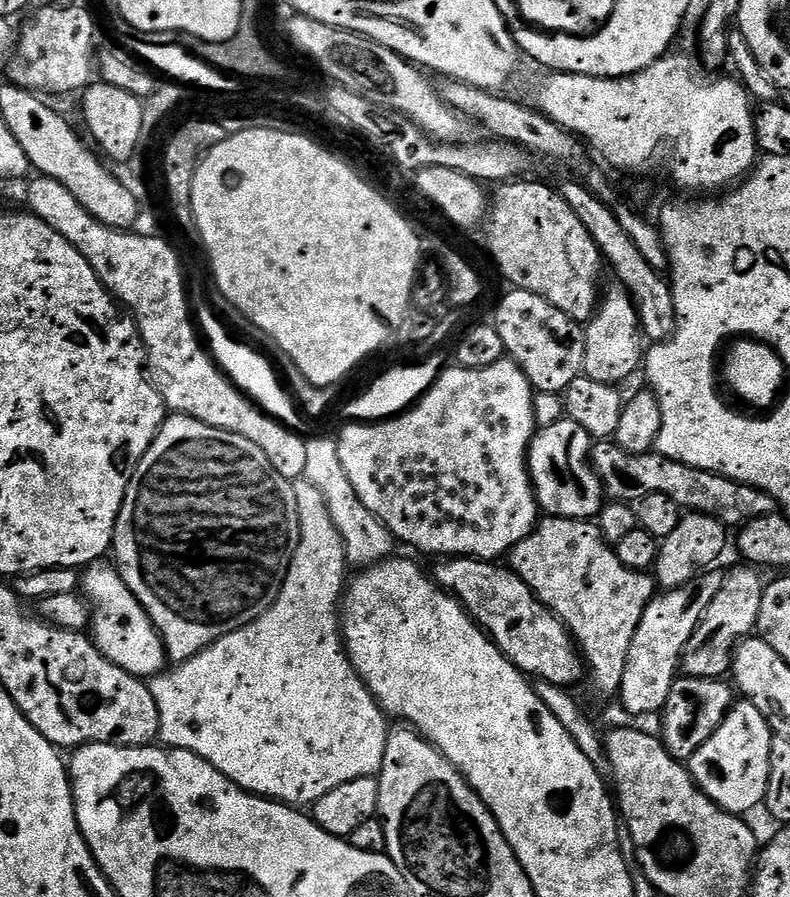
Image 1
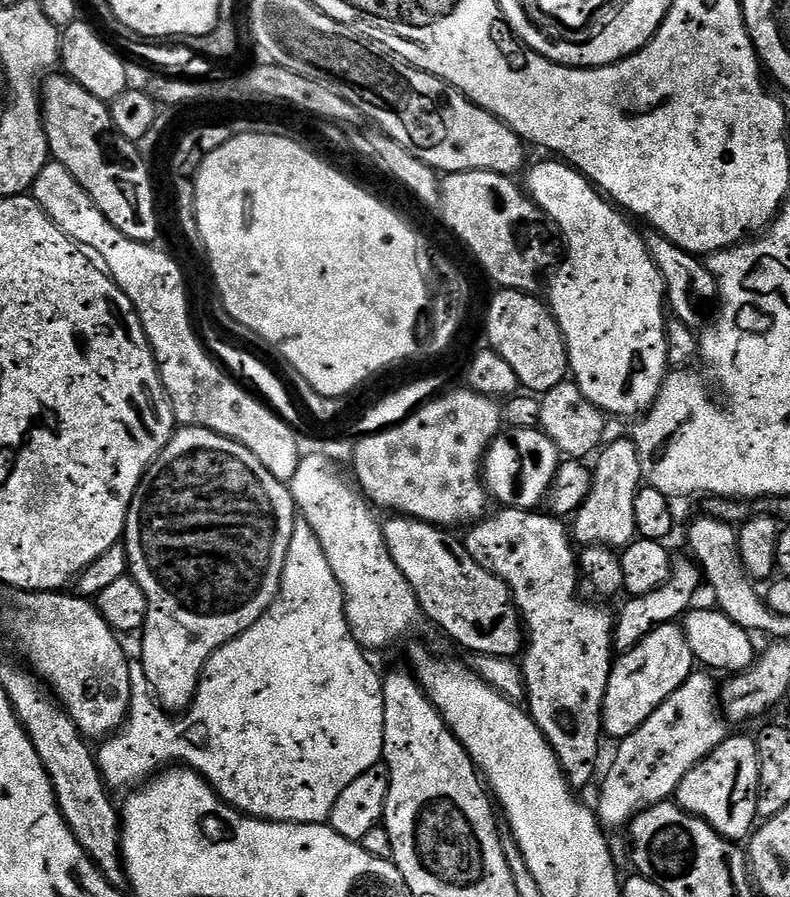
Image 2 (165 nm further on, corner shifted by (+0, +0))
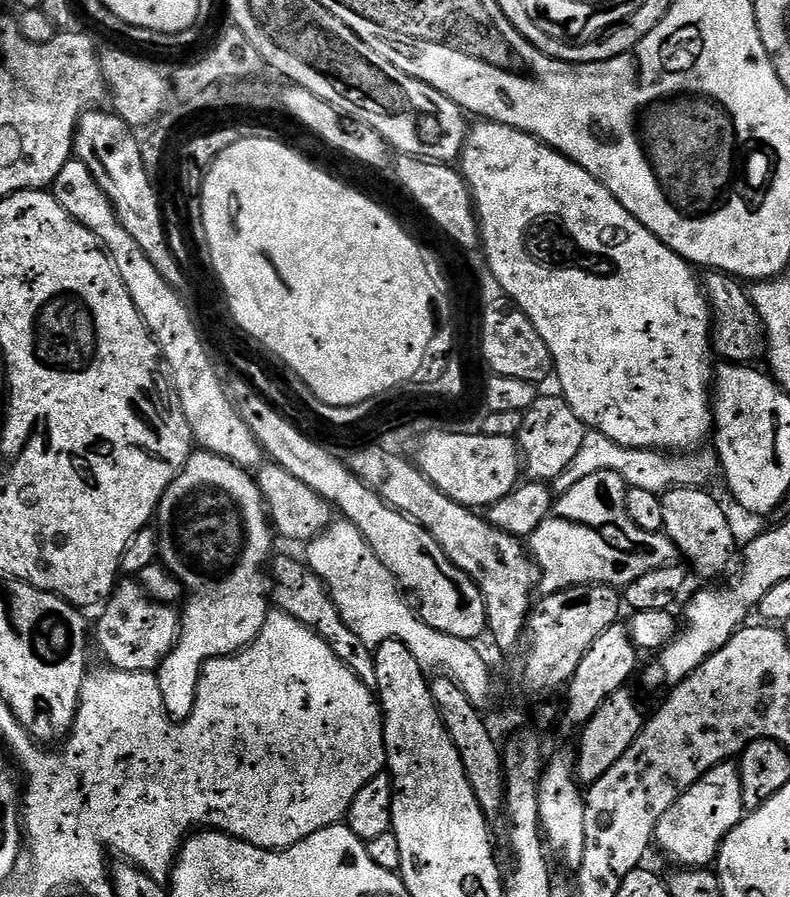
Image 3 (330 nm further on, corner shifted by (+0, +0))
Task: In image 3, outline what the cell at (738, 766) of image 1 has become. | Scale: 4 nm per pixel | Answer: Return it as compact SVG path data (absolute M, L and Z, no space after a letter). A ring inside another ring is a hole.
M732 762L719 764L698 782L694 782L694 786L683 792L678 802L674 802L674 806L662 814L656 827L655 847L660 847L676 866L688 870L707 869L715 865L722 842L745 815L739 767Z

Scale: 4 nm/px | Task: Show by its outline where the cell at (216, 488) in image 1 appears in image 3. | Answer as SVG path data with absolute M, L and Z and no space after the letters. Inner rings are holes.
M203 450L193 451L174 482L170 482L162 494L160 505L156 507L154 527L159 563L179 582L186 597L180 617L180 636L155 673L162 690L164 709L173 721L179 722L192 713L204 663L218 656L241 652L258 638L266 622L270 611L270 580L266 569L273 555L274 529L257 477L234 462Z

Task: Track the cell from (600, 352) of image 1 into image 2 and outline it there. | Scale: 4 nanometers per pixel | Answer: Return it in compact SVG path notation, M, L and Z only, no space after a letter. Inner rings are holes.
M556 158L544 159L548 160L527 169L526 191L549 221L564 228L568 239L568 261L551 273L546 303L568 347L571 379L609 417L639 417L660 397L670 371L664 279L646 250L643 235L632 229L633 221L616 204L601 195L596 185L571 164Z

